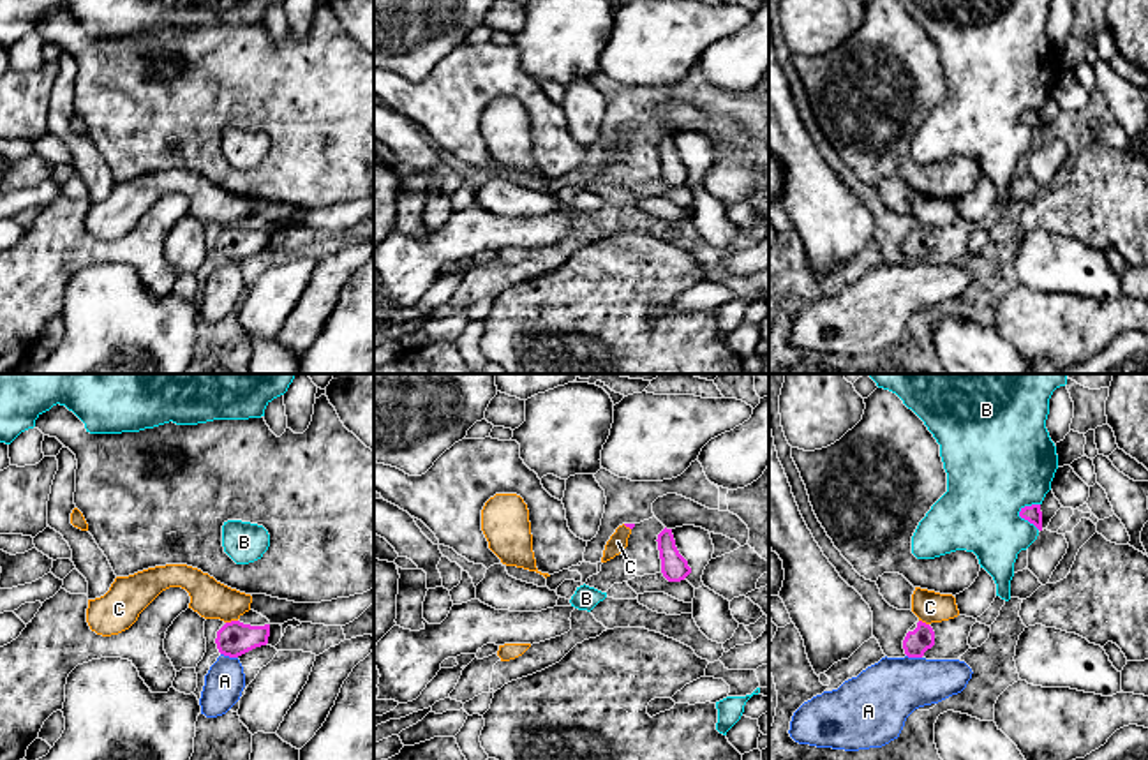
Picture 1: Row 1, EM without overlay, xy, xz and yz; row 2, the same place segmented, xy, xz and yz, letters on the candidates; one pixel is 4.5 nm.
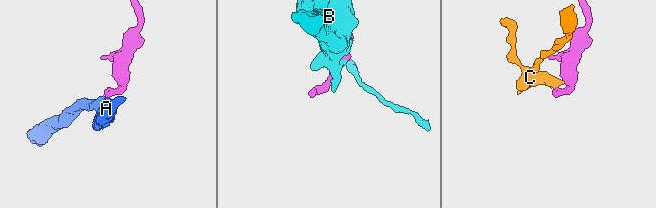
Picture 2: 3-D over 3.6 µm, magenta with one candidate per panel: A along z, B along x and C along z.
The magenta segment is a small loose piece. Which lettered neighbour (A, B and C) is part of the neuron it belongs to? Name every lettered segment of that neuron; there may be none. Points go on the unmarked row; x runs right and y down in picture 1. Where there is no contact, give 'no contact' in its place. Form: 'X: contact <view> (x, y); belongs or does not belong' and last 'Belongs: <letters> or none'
A: contact xy (230, 261); does not belong
B: contact yz (1025, 124); does not belong
C: contact xy (231, 226); does not belong
Belongs: none

